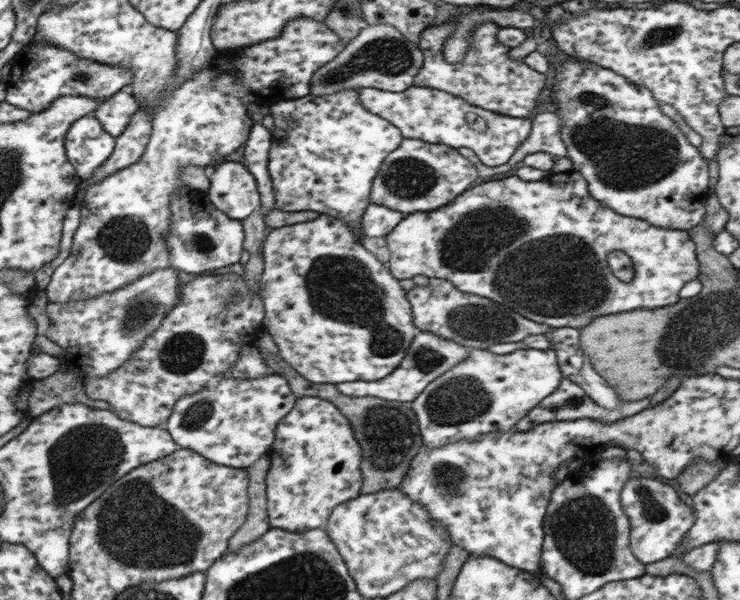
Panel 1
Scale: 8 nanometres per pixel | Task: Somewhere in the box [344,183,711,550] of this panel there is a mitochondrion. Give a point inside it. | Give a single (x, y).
(471, 244)

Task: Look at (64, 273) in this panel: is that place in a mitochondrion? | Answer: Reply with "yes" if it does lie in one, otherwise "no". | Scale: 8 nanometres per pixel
no

